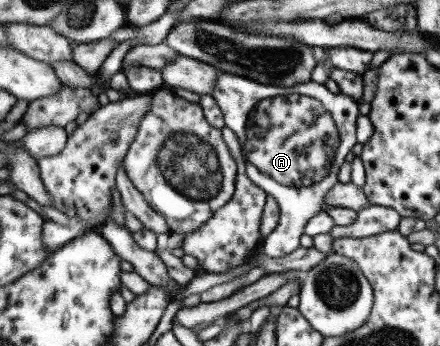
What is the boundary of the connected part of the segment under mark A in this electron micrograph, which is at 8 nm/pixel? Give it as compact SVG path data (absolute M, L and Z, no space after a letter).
M219 71L210 96L221 110L224 126L242 140L247 161L244 167L246 177L270 196L278 208L279 219L276 227L261 239L261 250L265 256L273 258L295 251L300 247L299 238L304 233L307 220L322 211L325 193L332 185L338 183L336 176L340 166L345 162L345 155L357 143L355 140L355 119L359 115L357 101L343 94L331 93L324 84L317 84L311 80L291 87L277 87Z

